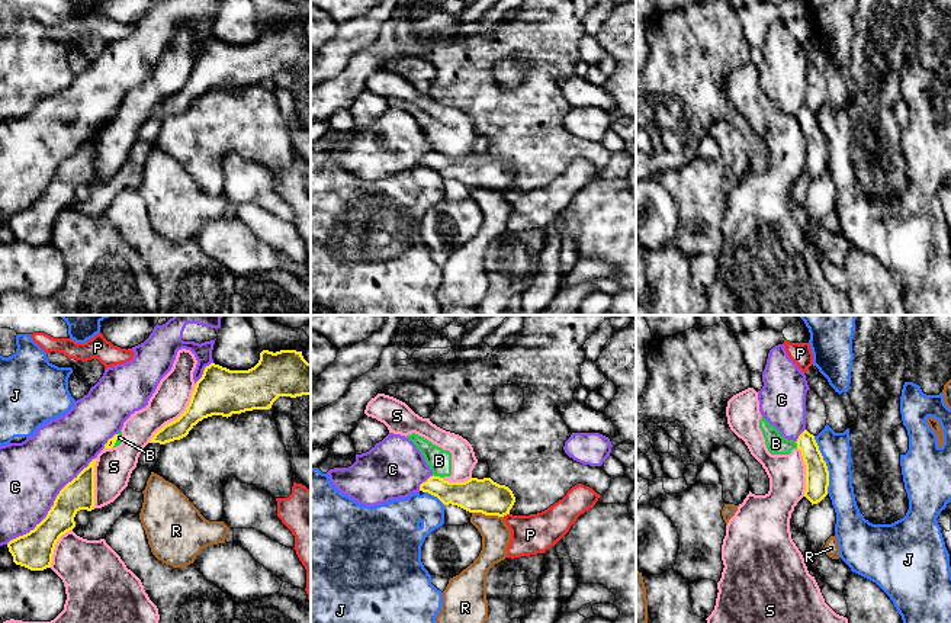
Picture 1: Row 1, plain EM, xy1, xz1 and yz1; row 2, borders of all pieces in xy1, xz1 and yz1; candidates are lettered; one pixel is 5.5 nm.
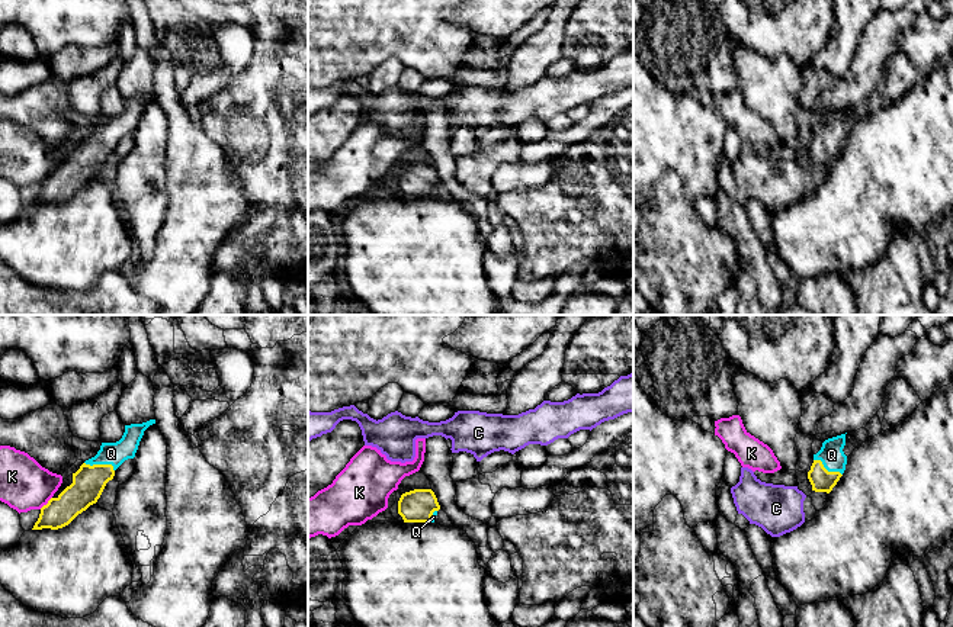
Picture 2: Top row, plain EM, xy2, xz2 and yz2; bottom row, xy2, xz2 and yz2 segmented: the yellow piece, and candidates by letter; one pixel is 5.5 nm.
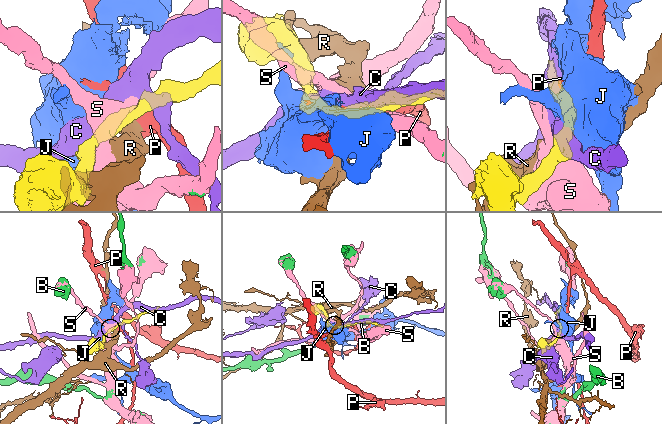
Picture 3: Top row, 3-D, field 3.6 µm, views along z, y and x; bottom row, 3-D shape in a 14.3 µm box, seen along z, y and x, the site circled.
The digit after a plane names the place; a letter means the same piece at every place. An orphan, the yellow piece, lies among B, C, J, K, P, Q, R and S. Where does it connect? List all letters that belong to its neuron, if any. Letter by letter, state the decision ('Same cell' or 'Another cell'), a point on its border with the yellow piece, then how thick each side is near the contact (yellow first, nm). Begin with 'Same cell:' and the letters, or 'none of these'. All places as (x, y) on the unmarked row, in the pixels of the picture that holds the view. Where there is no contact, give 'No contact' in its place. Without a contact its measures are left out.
Same cell: Q
B: Another cell. Touches yellow at xz1 (437, 151). Thickness 190 nm (yellow) against 130 nm
C: Another cell. Touches yellow at xy1 (52, 180). Thickness 190 nm (yellow) against 360 nm
J: Another cell. Touches yellow at yz1 (825, 140). Thickness 130 nm (yellow) against 160 nm
K: Another cell. Touches yellow at xy2 (47, 179). Thickness 180 nm (yellow) against 280 nm
P: Another cell. Touches yellow at xz1 (505, 189). Thickness 190 nm (yellow) against 220 nm
Q: Same cell. Touches yellow at xy2 (100, 140). Thickness 180 nm (yellow) against 130 nm
R: Another cell. Touches yellow at xz1 (488, 189). Thickness 190 nm (yellow) against 160 nm
S: Another cell. Touches yellow at xy1 (180, 90). Thickness 260 nm (yellow) against 200 nm

